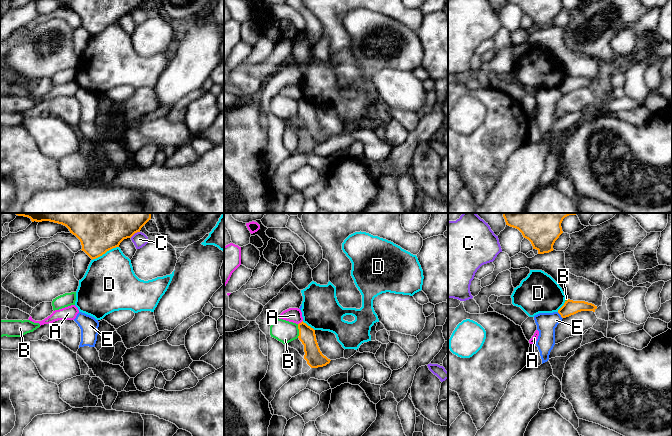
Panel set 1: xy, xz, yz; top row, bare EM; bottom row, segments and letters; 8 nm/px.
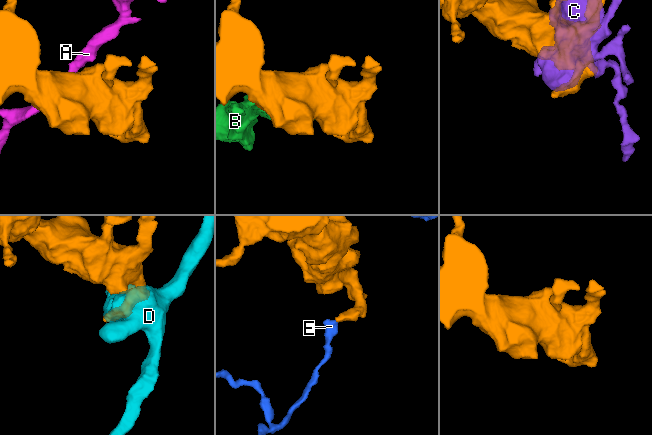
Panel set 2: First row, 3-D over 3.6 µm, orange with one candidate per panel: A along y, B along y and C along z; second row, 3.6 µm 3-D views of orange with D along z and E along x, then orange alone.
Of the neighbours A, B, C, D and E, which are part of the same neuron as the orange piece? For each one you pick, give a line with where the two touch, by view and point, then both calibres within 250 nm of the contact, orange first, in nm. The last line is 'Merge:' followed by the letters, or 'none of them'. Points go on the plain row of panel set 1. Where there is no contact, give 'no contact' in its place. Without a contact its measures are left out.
Merge: none of them

